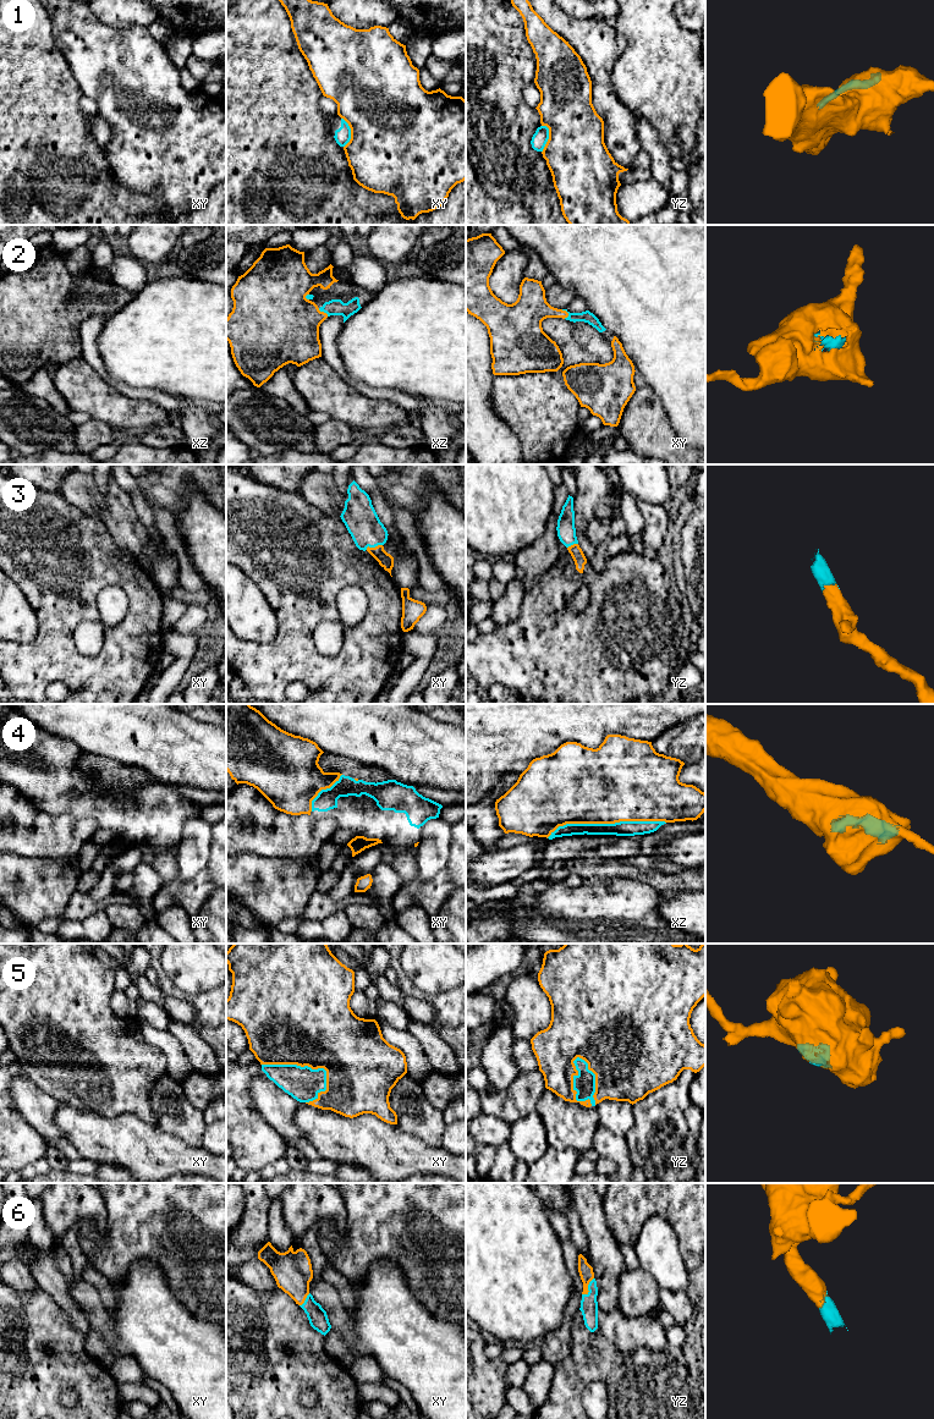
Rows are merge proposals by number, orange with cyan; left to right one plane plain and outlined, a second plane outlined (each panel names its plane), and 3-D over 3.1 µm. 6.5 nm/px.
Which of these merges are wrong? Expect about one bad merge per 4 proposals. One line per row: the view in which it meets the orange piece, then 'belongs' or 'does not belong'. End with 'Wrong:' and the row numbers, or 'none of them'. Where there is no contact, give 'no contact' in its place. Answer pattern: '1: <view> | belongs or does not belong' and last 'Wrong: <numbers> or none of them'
1: xy | does not belong
2: xy | belongs
3: xy | belongs
4: xz | belongs
5: yz | belongs
6: yz | belongs
Wrong: 1

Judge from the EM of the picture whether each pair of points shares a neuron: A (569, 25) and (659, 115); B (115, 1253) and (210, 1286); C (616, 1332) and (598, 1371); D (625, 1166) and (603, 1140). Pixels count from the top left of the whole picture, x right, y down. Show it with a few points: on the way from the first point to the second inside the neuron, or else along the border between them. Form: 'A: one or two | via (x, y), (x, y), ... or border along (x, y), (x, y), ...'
A: two | border along (626, 43), (611, 72), (611, 84), (616, 97)
B: one | via (138, 1249), (174, 1249), (187, 1263)
C: two | border along (598, 1327), (622, 1352), (631, 1352), (639, 1347)
D: one | via (622, 1160), (609, 1147)

